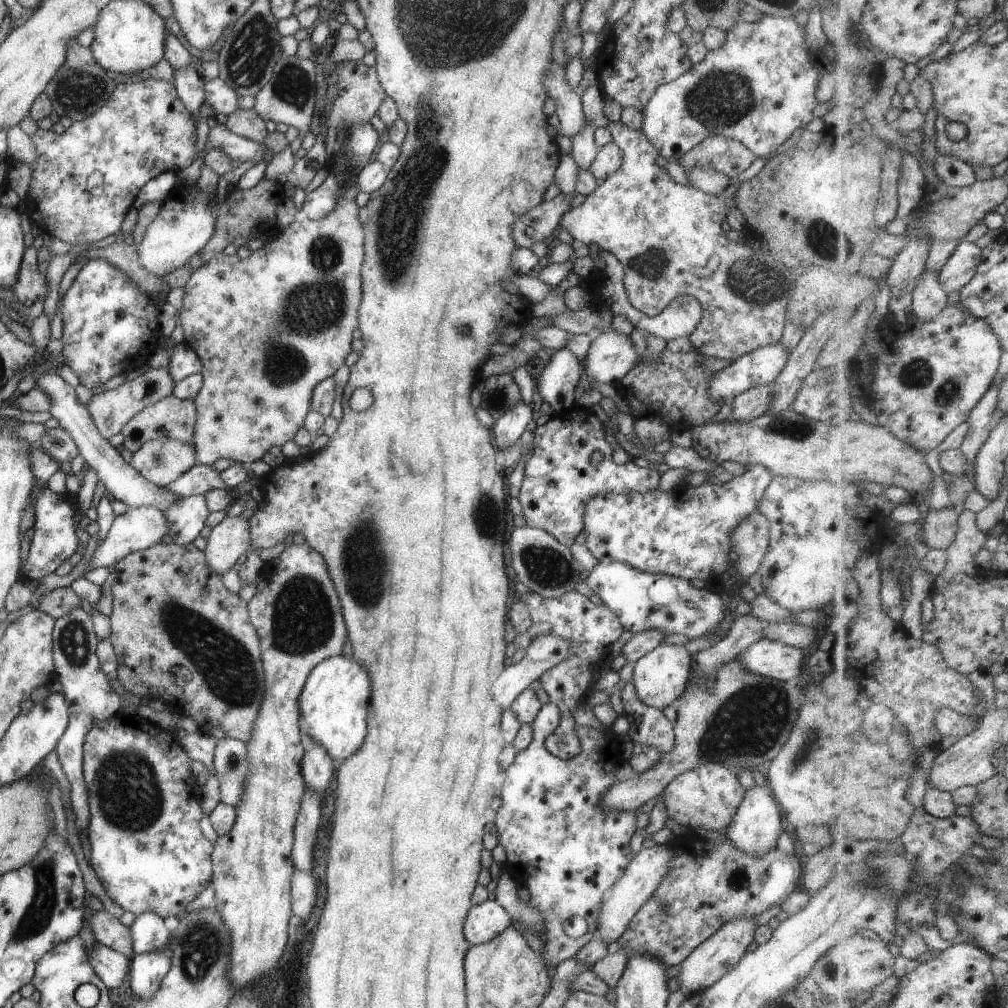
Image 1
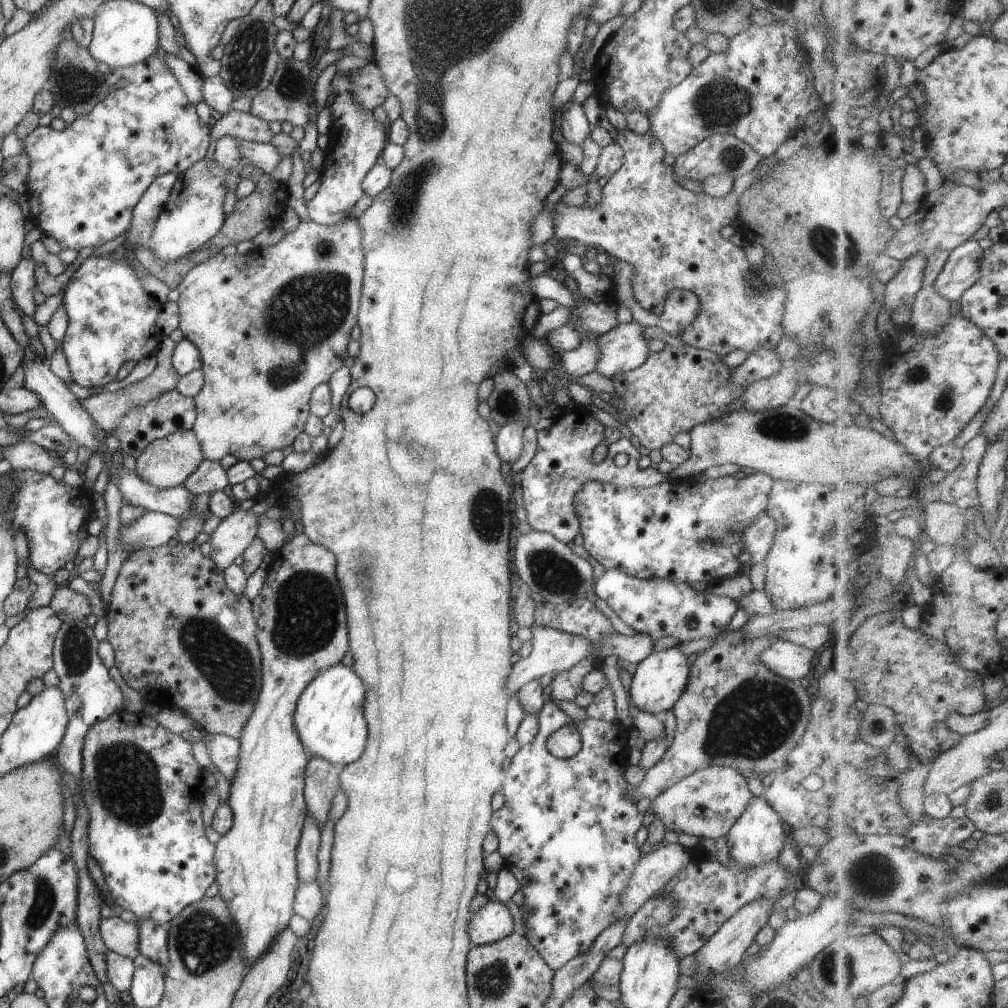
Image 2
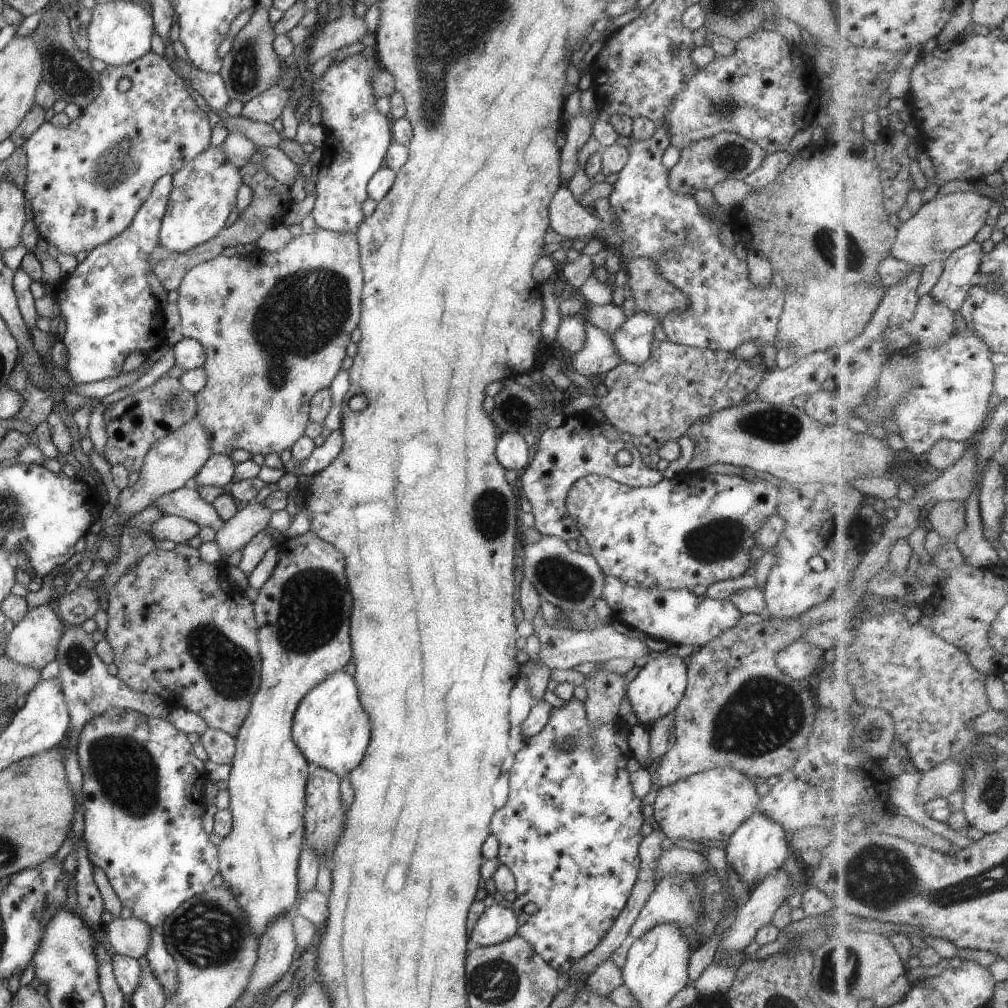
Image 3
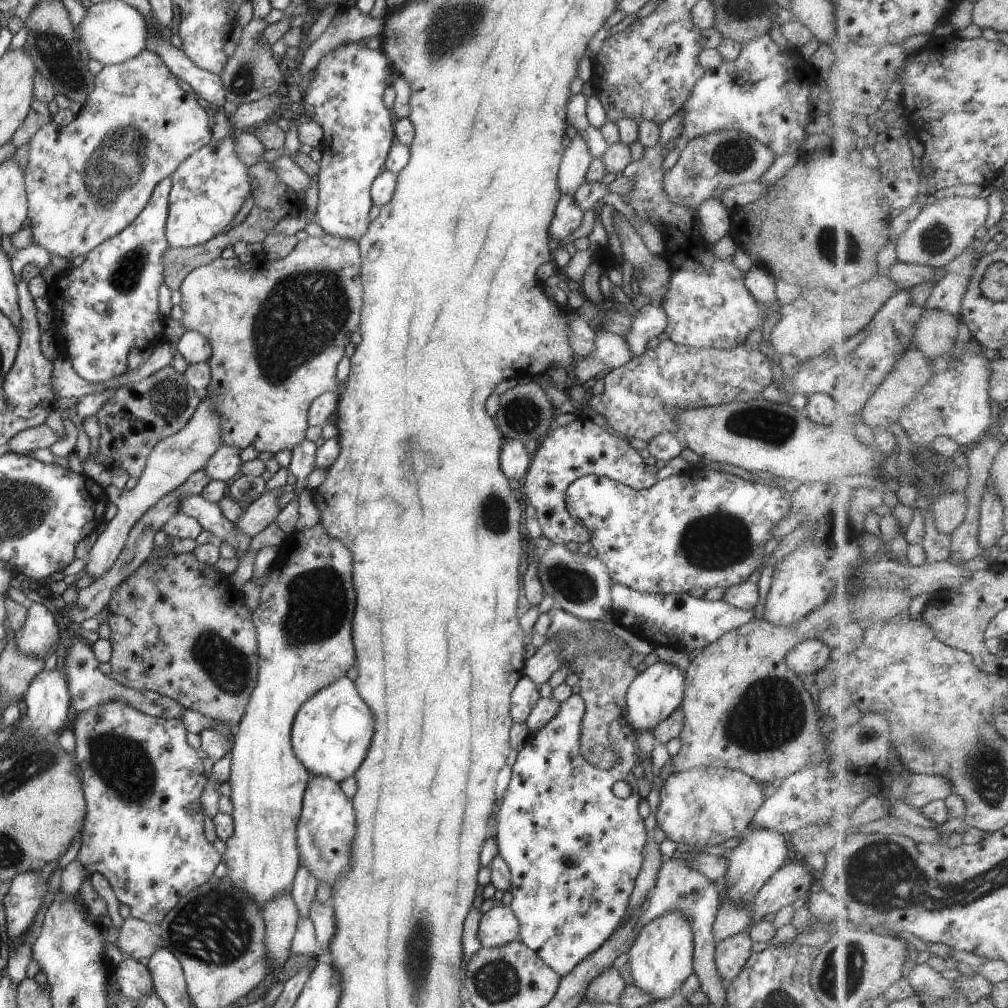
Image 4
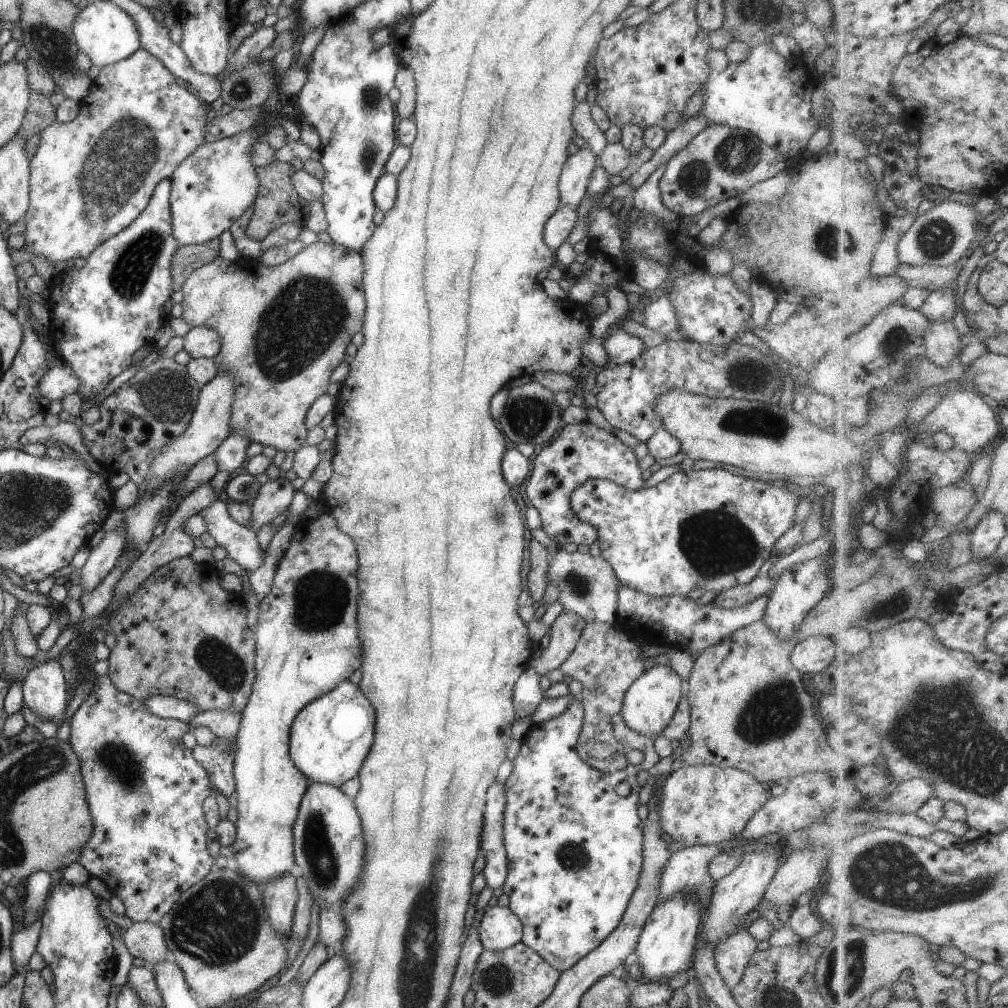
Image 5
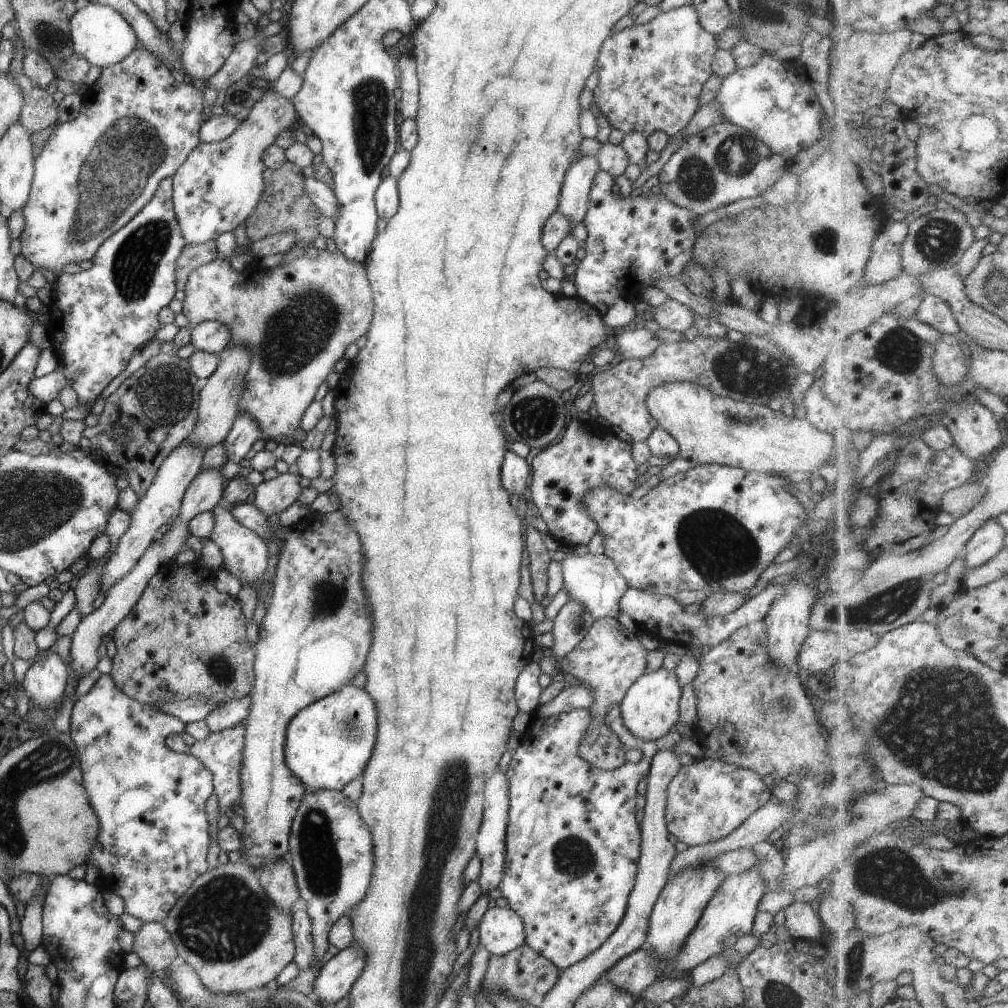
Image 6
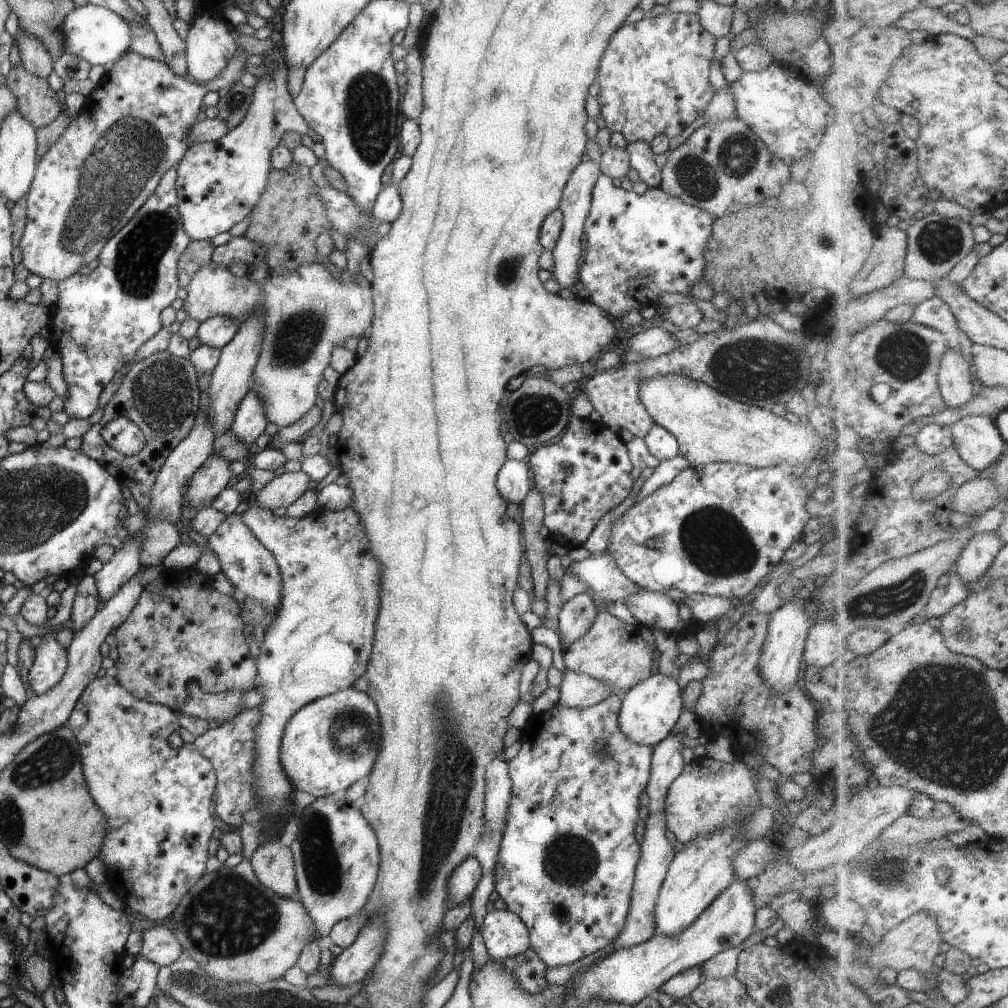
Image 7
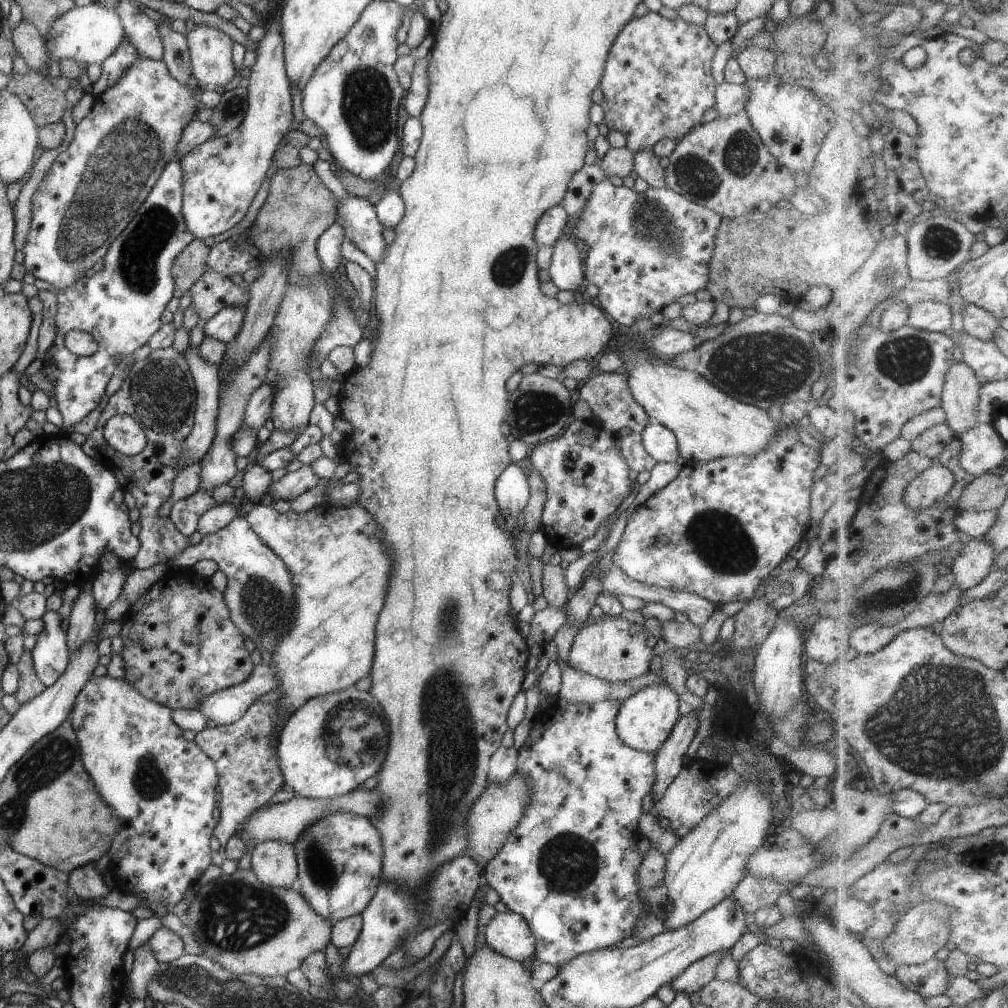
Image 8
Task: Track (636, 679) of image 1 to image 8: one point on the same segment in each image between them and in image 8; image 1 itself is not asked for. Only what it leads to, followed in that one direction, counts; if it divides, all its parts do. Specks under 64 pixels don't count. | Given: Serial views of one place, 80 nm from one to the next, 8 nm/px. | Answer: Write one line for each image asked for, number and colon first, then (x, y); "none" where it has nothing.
2: (658, 680)
3: (655, 690)
4: (654, 693)
5: (648, 704)
6: (649, 708)
7: (648, 710)
8: (644, 720)

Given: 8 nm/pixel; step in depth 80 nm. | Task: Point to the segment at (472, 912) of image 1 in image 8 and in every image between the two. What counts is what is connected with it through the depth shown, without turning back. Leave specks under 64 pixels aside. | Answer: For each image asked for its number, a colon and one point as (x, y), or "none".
2: (491, 922)
3: (495, 924)
4: (497, 926)
5: (499, 928)
6: (500, 930)
7: (504, 934)
8: (507, 934)

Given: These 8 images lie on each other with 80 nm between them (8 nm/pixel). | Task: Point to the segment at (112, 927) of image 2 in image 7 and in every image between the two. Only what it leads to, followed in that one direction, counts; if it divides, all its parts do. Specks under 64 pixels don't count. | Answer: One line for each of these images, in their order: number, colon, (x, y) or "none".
3: (130, 937)
4: (137, 939)
5: (143, 939)
6: (151, 943)
7: (159, 945)

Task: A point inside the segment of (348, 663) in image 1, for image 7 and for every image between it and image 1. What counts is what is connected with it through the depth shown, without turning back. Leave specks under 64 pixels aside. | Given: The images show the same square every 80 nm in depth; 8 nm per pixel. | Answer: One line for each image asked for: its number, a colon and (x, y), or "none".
2: (328, 718)
3: (329, 727)
4: (330, 733)
5: (328, 739)
6: (327, 742)
7: (329, 743)

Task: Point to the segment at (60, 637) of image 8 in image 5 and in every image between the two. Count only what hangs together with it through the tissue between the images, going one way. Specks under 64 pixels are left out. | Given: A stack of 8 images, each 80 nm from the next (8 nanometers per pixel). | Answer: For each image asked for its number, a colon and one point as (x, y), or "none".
5: (43, 687)
6: (44, 681)
7: (49, 662)

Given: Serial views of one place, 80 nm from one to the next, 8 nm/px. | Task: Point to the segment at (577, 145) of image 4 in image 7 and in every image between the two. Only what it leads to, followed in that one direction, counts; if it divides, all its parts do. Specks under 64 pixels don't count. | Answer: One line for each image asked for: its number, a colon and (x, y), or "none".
5: (574, 175)
6: (573, 198)
7: (574, 203)

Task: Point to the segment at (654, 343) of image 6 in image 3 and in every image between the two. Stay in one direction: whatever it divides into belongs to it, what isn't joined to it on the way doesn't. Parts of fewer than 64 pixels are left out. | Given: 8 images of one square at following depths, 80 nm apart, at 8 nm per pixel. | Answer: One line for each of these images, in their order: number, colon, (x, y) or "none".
3: (598, 355)
4: (610, 350)
5: (620, 346)

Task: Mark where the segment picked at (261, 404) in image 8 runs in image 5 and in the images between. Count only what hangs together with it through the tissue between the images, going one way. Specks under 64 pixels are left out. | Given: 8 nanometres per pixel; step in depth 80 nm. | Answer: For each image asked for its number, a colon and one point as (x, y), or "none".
5: (229, 455)
6: (244, 431)
7: (248, 422)

